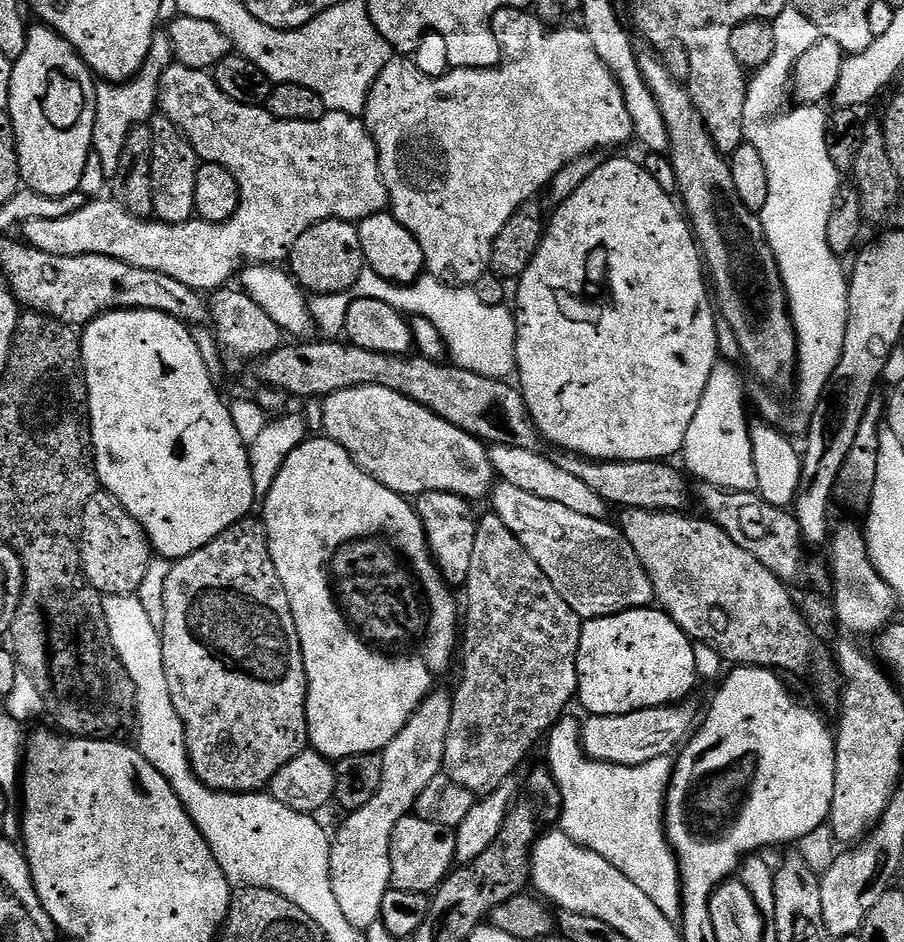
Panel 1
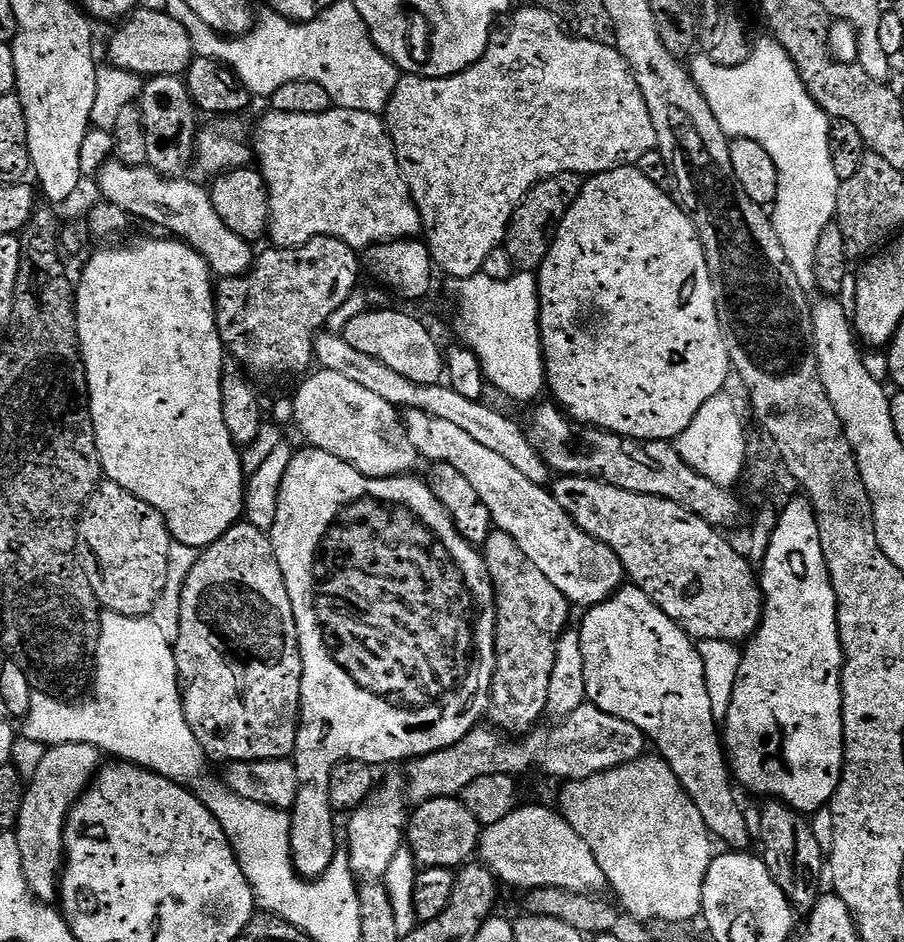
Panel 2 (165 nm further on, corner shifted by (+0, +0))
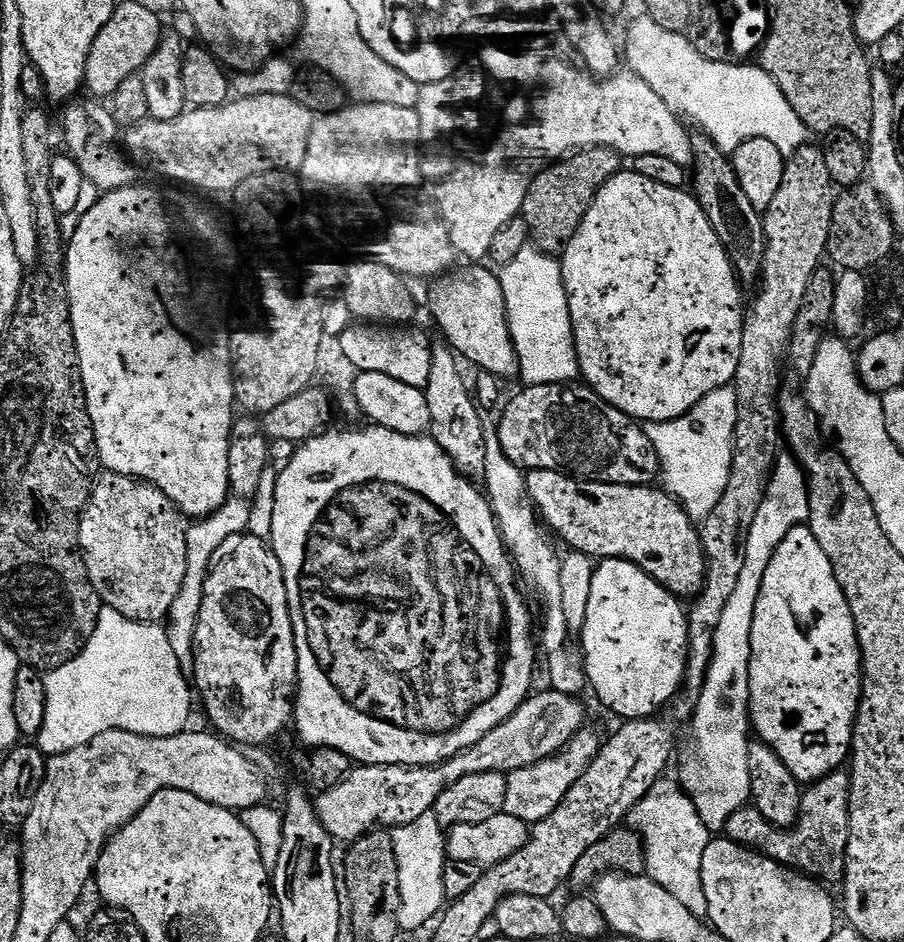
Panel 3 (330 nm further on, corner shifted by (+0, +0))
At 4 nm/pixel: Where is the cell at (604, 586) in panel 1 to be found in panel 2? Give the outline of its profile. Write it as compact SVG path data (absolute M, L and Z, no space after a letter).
M407 409L402 416L404 428L410 434L410 442L414 442L416 452L428 462L449 464L462 474L474 486L478 498L486 502L486 510L490 510L492 523L499 531L510 534L518 546L522 546L522 554L562 590L562 594L573 605L603 604L625 587L624 567L610 550L598 538L583 532L574 523L572 516L558 506L547 487L530 482L530 478L514 470L506 458L493 454L487 446L474 442L470 434L464 433L459 426L434 418L422 410Z

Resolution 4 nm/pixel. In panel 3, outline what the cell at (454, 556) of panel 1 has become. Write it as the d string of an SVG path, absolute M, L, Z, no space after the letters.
M437 343L430 358L430 378L424 390L424 397L430 410L430 435L459 470L460 475L473 482L483 481L486 474L485 417L478 407L470 384L460 373L461 361L447 343Z

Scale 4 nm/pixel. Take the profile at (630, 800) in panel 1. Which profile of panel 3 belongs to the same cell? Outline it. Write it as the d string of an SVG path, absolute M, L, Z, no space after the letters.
M662 778L649 790L646 798L634 806L627 823L644 840L648 877L658 882L662 890L674 894L674 898L678 898L690 914L704 918L707 917L708 907L706 890L702 890L702 858L710 833L702 818L698 818L698 810L691 798L675 779L668 779Z

